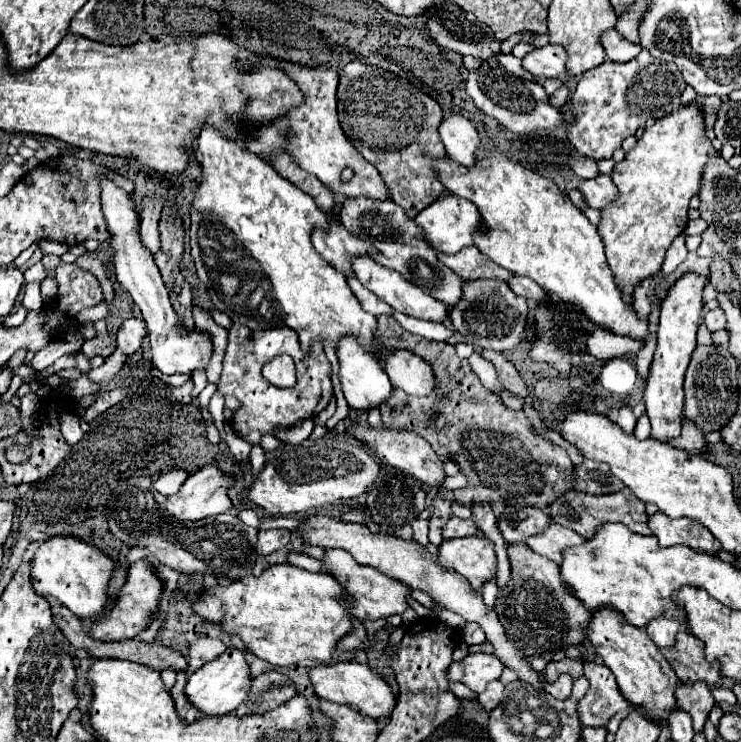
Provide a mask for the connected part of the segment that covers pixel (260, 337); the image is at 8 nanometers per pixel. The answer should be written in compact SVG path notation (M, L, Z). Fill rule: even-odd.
M233 325L229 329L229 345L225 349L223 359L223 373L217 389L223 395L235 395L241 403L239 409L233 411L231 427L233 431L245 439L249 445L259 445L261 437L271 433L275 435L279 429L289 429L297 421L311 419L319 415L333 399L333 385L331 385L331 363L325 357L321 345L311 349L311 355L305 355L297 333L293 329L267 329L267 331L251 331L243 325ZM287 353L293 357L297 365L297 383L293 389L281 389L261 375L261 369L273 357Z

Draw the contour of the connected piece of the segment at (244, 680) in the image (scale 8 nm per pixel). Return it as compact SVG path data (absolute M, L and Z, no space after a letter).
M227 647L227 651L221 653L217 659L205 663L201 669L189 675L185 693L189 701L205 715L225 715L225 713L233 713L243 701L247 701L247 693L251 691L251 685L253 685L253 675L249 671L245 653L237 647Z

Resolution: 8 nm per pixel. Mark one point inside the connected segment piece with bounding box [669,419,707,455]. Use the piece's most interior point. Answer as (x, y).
(692, 440)

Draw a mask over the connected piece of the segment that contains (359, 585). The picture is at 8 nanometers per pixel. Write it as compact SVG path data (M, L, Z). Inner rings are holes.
M329 549L325 555L325 569L327 573L335 575L335 579L347 589L347 593L355 599L351 613L359 619L379 619L379 617L391 617L395 613L403 613L409 609L409 599L411 599L411 587L405 585L399 579L393 579L379 569L371 569L369 565L359 565L347 551L343 549Z

